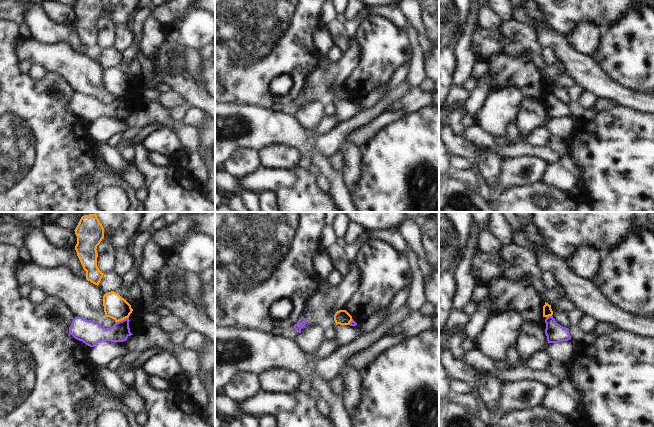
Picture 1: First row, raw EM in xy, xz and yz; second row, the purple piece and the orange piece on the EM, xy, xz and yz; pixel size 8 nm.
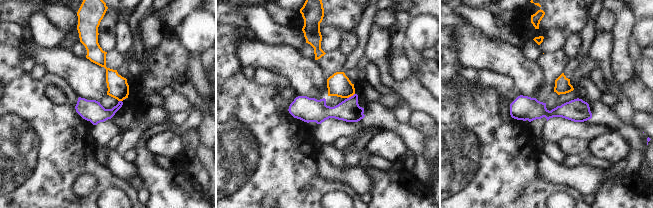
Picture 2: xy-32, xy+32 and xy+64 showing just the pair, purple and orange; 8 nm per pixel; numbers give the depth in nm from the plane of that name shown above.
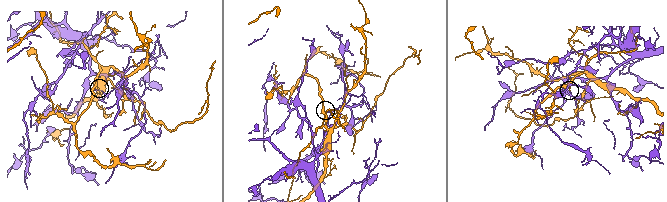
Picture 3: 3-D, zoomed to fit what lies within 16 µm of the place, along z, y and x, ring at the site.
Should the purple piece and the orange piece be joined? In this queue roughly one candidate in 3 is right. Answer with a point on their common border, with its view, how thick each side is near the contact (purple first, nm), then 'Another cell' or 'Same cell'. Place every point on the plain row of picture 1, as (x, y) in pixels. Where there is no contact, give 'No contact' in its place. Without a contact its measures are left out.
Touches purple at xy (122, 96). Thickness 170 nm (purple) against 190 nm. Another cell

